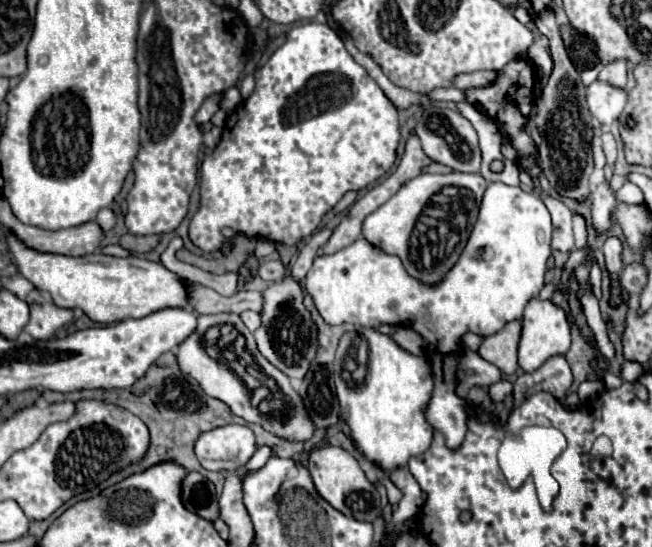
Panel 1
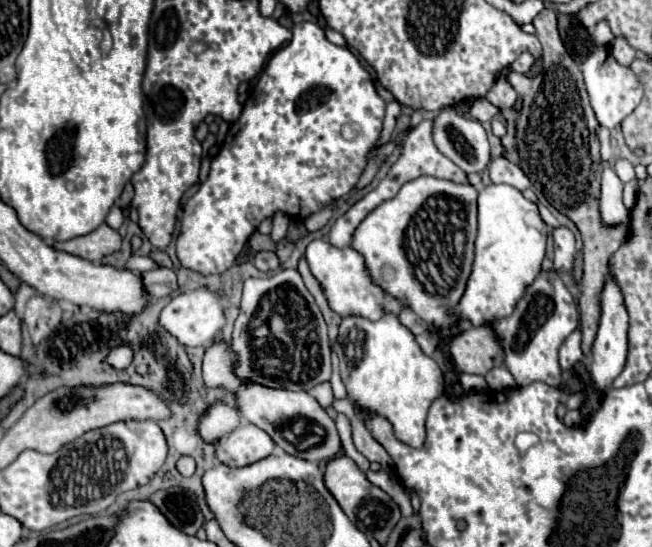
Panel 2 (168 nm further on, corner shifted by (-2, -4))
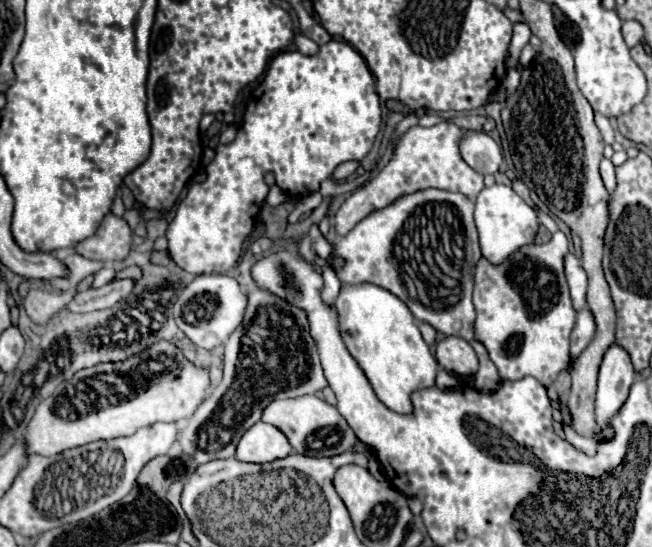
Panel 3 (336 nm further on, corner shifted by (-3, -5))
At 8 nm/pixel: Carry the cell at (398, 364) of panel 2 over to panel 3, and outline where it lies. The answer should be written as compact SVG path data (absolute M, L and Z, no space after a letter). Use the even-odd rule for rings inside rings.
M356 284L342 286L336 300L336 310L342 340L352 358L366 374L378 400L394 412L412 414L414 406L410 396L416 390L434 386L438 362L422 340L408 306L380 286Z

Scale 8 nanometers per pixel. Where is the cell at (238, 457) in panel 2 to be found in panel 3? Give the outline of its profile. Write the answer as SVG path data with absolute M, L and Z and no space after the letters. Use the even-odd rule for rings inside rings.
M256 422L244 432L236 446L236 458L240 462L264 464L278 458L284 458L292 452L286 436L266 422Z

